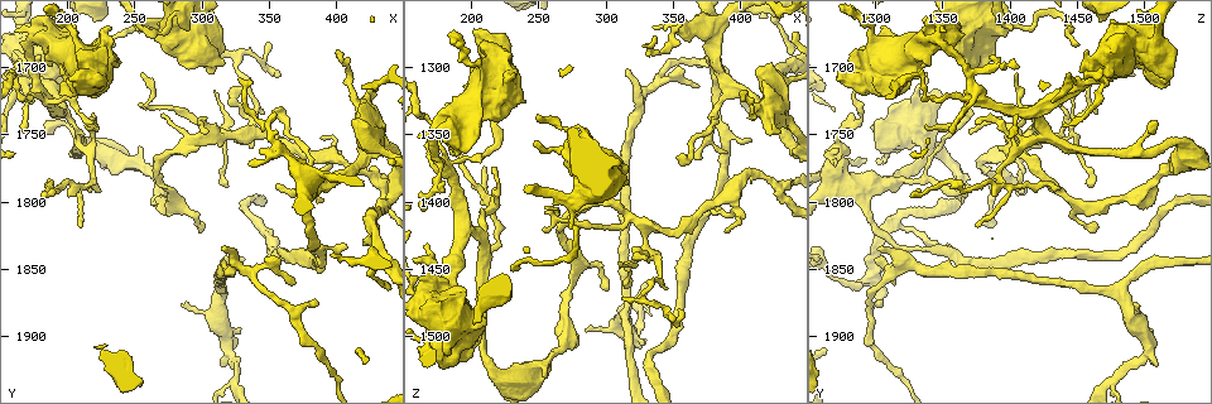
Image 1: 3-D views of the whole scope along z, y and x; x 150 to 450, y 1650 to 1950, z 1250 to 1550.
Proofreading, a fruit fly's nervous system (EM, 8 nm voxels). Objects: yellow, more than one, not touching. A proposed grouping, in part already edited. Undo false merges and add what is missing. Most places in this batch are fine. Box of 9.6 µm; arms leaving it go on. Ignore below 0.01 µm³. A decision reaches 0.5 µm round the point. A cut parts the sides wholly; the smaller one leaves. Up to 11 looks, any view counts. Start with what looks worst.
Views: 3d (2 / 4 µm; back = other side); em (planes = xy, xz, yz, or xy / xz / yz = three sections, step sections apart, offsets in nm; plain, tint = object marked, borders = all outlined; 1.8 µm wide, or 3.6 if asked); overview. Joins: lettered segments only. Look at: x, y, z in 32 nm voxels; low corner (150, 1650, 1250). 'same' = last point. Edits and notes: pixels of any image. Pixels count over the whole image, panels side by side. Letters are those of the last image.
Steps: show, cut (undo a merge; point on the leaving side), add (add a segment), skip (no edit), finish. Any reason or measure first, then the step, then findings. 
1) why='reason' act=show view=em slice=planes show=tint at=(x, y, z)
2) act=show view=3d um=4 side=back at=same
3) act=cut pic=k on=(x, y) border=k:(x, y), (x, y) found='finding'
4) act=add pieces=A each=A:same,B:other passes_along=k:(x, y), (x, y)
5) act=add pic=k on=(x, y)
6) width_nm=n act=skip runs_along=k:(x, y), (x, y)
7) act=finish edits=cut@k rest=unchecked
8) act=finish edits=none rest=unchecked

why='abrupt turn' act=show view=3d um=2 at=(178, 1714, 1372)

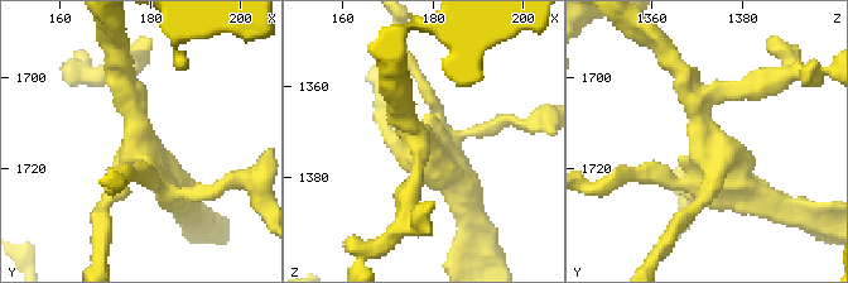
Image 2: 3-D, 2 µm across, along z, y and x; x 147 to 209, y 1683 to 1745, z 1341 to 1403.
act=show view=em slice=xy step=4 show=plain at=(178, 1715, 1373)

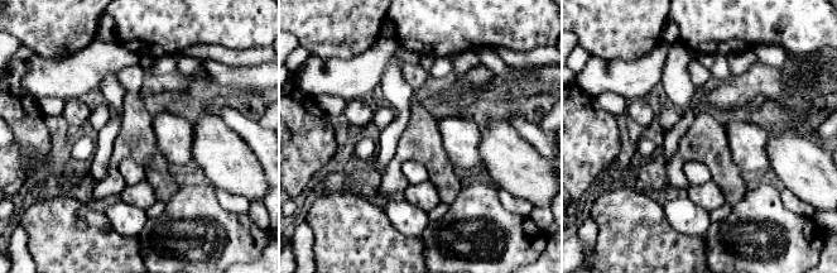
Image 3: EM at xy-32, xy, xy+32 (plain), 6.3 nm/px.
act=show view=em slice=xy step=4 show=borders at=same

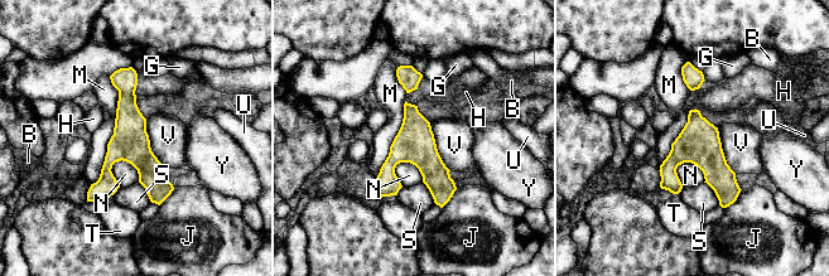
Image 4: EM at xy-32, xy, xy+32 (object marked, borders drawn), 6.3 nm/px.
longest_contact=M:700nm act=skip each=B:other,G:other,H:other,J:other,M:other,N:other,S:other,T:other,U:other,V:other,Y:other found='continuous, no second neuron'

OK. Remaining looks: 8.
why='thick turns thin' act=show view=em slice=planes show=borders at=(182, 1686, 1502)

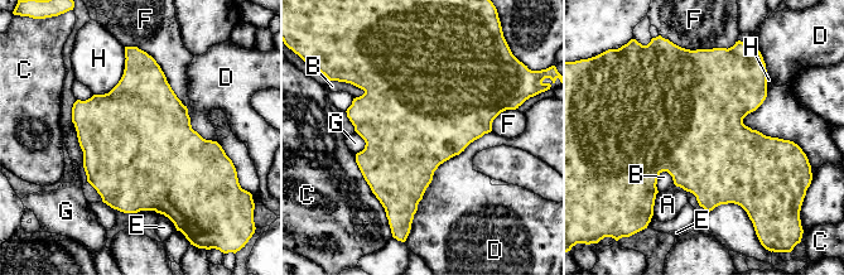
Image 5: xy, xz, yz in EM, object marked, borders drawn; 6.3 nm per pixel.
width_nm=700 act=skip each=A:other,B:other,C:other,D:other,E:other,F:other,G:other,H:other found='continuous, no second neuron'

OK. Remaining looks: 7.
why='three arms meet' act=show view=em slice=xz step=8 show=tint at=(186, 1712, 1450)

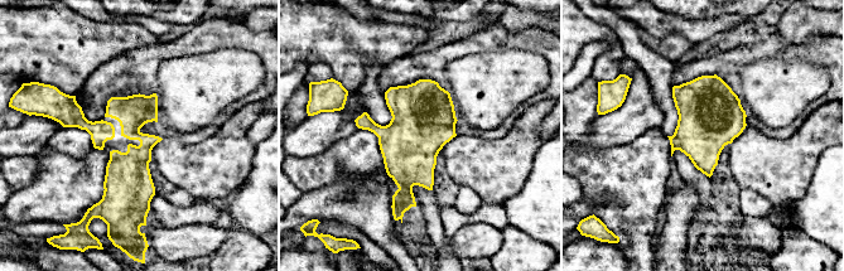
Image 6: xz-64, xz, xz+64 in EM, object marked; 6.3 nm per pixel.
act=show view=em slice=planes show=borders at=same

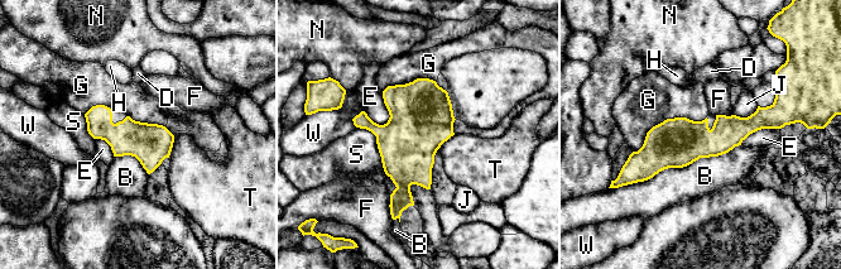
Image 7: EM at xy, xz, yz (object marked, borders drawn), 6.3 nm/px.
act=skip each=B:other,D:other,E:other,F:other,G:other,H:other,J:other,N:other,S:other,T:other,W:other border=7:(706, 116), (667, 118), (633, 152) found='one neuron here'

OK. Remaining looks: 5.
why='a fork' act=show view=3d um=2 at=(212, 1788, 1396)

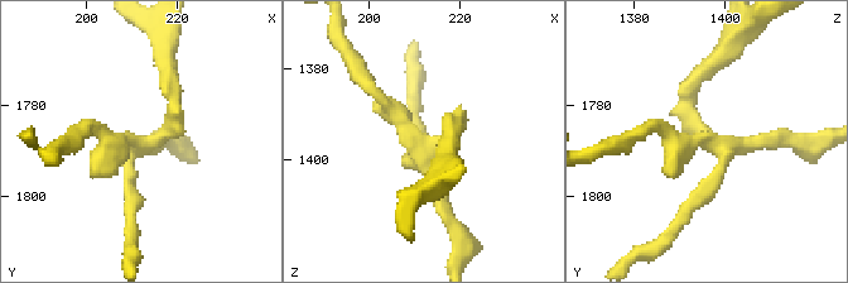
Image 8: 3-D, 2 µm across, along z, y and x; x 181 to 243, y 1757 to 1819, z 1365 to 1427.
act=show view=em slice=xy step=8 show=tint at=(213, 1789, 1398)

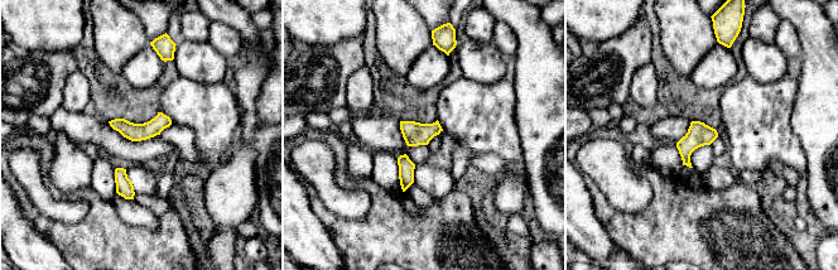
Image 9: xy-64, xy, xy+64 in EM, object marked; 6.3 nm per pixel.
why='another direction' act=show view=em slice=planes show=borders at=same

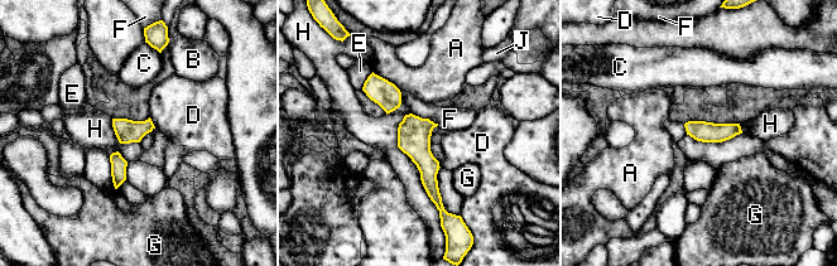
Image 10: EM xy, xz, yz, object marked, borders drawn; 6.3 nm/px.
act=skip each=A:other,B:other,C:other,D:other,E:other,F:other,G:other,H:other,J:other border=10:(409, 112), (398, 146), (439, 218) found='all the same neuron'

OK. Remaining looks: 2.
act=finish edits=none rest=unchecked

